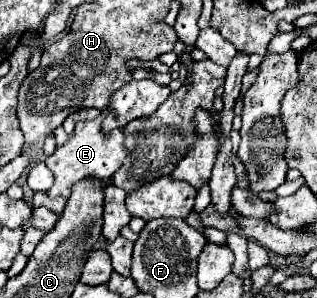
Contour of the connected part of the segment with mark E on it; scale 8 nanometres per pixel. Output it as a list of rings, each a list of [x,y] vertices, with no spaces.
[[[102,110],[102,116],[92,120],[92,122],[78,122],[74,136],[60,148],[56,148],[56,152],[46,158],[46,166],[52,170],[54,174],[54,184],[48,190],[50,198],[62,196],[62,198],[70,198],[70,188],[72,184],[80,182],[82,178],[88,176],[96,176],[102,180],[108,180],[124,162],[126,158],[126,150],[124,150],[124,138],[122,138],[122,130],[112,130],[108,136],[102,134],[102,118],[106,116],[106,110]]]

